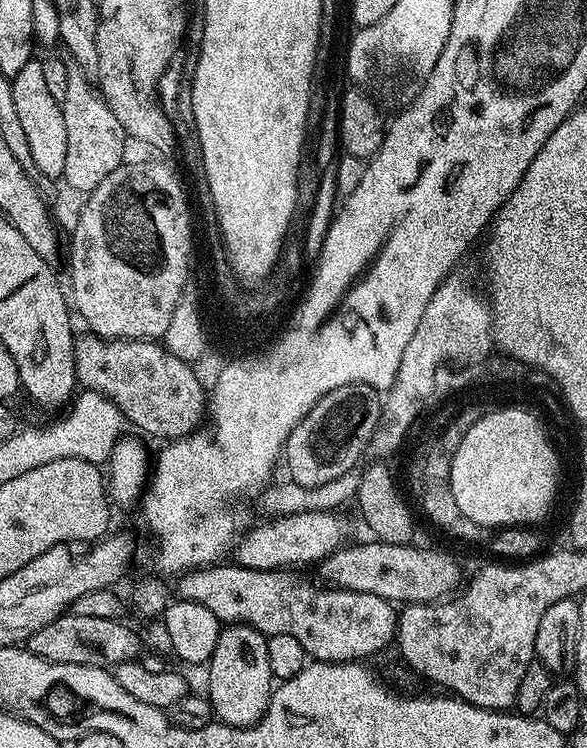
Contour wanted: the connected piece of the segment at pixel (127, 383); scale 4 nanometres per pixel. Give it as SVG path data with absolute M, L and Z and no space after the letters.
M84 334L74 345L77 385L89 392L102 394L107 400L113 400L125 421L131 427L133 424L134 427L141 428L145 437L157 436L160 442L167 442L196 431L206 412L206 388L200 385L200 380L192 369L195 367L191 363L177 360L163 343L155 340L103 340L101 336Z

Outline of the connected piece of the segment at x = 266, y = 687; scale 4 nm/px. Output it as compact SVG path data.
M230 624L220 629L218 646L206 665L208 689L206 695L212 704L215 719L235 728L254 726L266 714L274 691L274 677L270 658L266 654L268 637L248 624Z

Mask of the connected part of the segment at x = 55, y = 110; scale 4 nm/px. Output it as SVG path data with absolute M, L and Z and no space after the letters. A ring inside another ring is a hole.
M33 58L18 70L18 74L11 77L13 88L14 107L18 110L19 121L22 122L23 133L26 134L27 145L30 148L30 155L34 164L43 175L51 178L60 178L64 175L66 164L66 122L62 122L62 110L60 101L55 100L45 85L45 78L42 75L42 64L39 59Z

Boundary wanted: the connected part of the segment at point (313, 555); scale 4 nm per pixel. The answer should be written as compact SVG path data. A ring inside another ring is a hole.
M304 511L298 514L273 517L264 524L247 529L234 546L235 563L242 568L259 572L297 567L296 564L317 563L343 547L350 532L350 522L335 511Z

